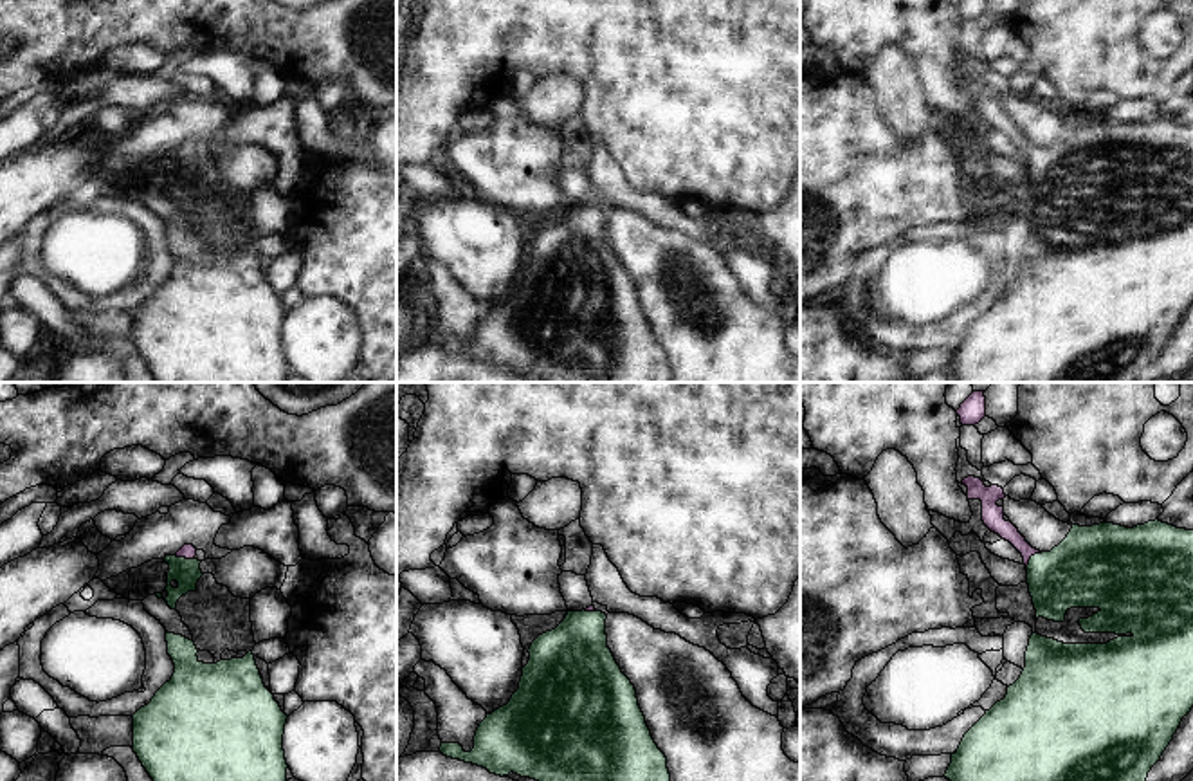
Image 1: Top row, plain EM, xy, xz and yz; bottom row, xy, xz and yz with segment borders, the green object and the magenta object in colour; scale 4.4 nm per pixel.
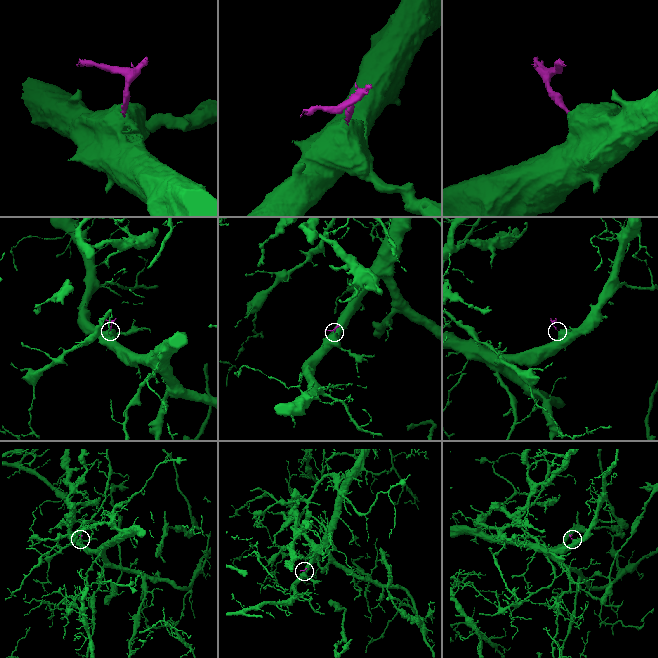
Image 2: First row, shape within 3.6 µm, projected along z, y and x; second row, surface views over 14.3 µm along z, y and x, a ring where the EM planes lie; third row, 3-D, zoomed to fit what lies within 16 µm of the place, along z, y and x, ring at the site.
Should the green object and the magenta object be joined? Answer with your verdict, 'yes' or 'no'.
yes

